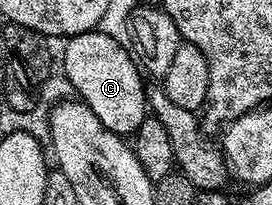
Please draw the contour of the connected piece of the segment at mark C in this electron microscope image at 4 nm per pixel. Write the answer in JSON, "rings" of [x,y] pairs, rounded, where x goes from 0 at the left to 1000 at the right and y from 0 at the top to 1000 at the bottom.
{"rings":[[[353,141],[257,176],[235,205],[243,220],[232,239],[232,327],[224,327],[224,346],[265,405],[279,468],[327,532],[342,537],[357,580],[408,644],[467,668],[493,654],[493,639],[515,620],[544,566],[540,429],[533,434],[526,415],[518,385],[526,366],[493,273],[478,273],[471,249],[423,185],[375,151],[371,141]]]}

